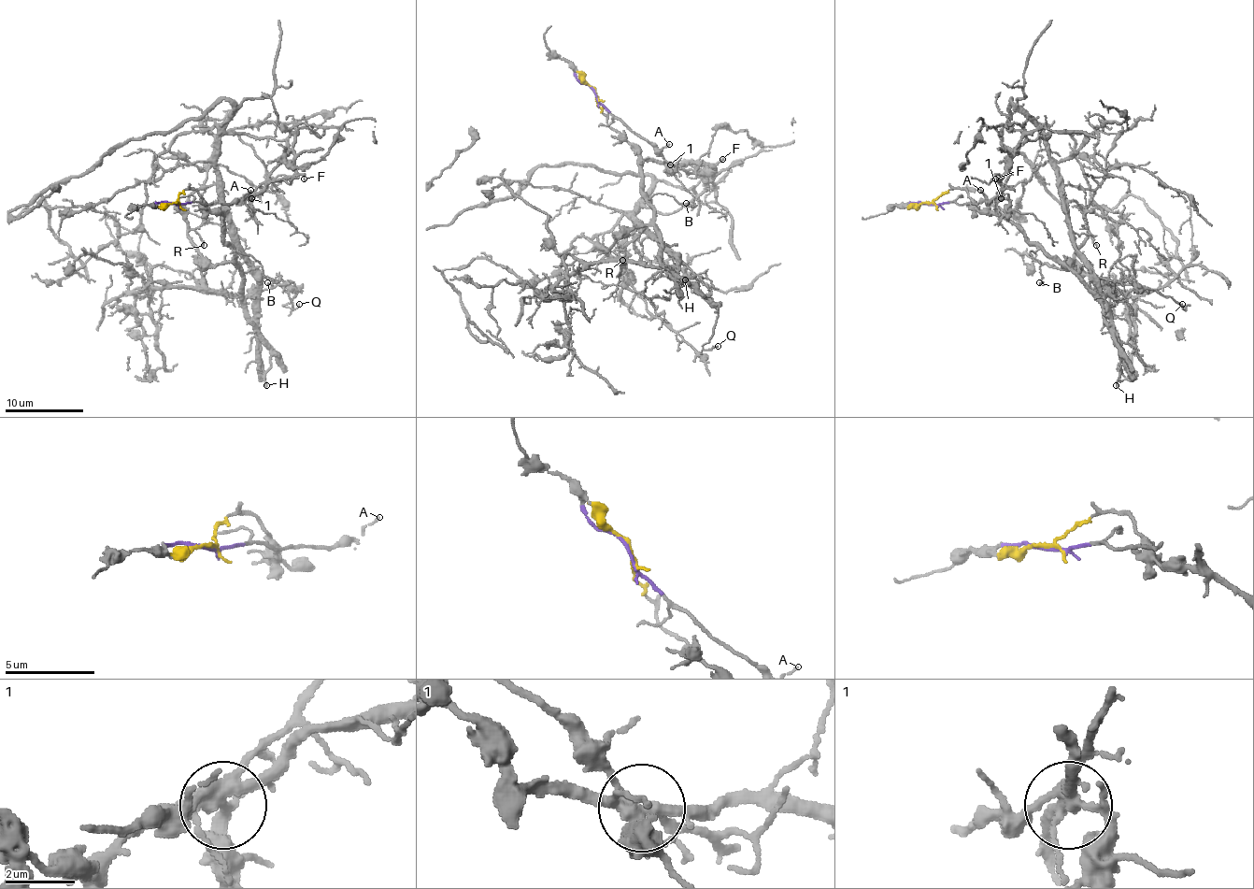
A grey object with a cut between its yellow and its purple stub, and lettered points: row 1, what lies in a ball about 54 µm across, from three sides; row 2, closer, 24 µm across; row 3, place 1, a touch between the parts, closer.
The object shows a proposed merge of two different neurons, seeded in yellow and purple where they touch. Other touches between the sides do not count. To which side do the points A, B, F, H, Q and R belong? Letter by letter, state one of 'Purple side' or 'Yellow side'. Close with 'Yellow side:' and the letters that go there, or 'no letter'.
A: Purple side
B: Yellow side
F: Yellow side
H: Yellow side
Q: Purple side
R: Yellow side
Yellow side: B, F, H, R

